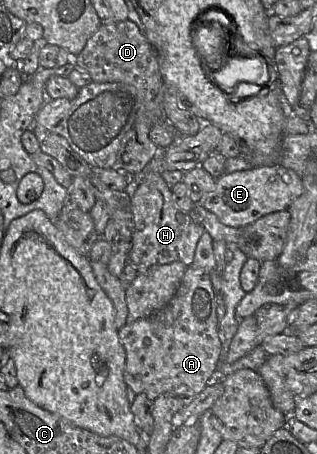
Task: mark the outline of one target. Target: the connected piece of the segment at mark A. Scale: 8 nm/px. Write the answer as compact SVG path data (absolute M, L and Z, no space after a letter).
M187 267L171 301L160 311L126 324L118 330L118 336L126 351L124 380L134 393L143 393L152 402L163 394L179 396L187 401L197 396L216 379L222 349L216 293L209 274L202 268Z

